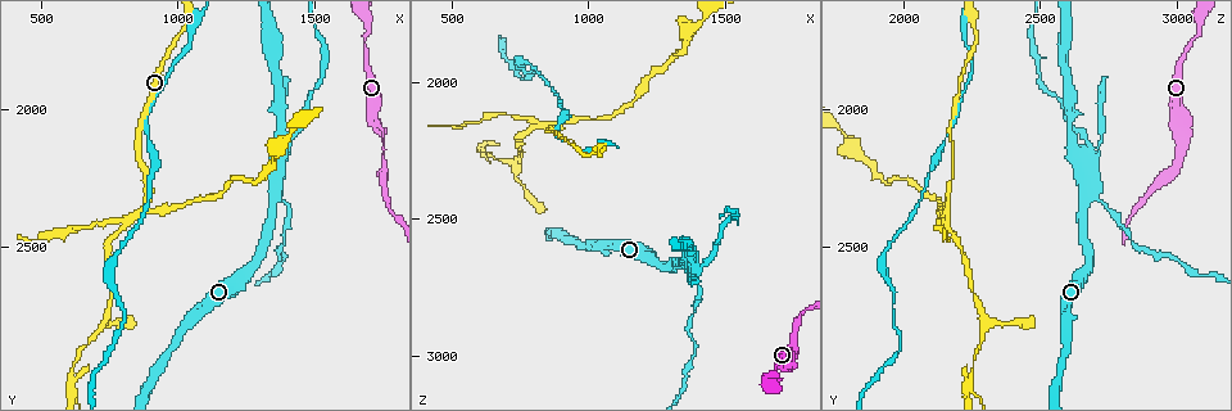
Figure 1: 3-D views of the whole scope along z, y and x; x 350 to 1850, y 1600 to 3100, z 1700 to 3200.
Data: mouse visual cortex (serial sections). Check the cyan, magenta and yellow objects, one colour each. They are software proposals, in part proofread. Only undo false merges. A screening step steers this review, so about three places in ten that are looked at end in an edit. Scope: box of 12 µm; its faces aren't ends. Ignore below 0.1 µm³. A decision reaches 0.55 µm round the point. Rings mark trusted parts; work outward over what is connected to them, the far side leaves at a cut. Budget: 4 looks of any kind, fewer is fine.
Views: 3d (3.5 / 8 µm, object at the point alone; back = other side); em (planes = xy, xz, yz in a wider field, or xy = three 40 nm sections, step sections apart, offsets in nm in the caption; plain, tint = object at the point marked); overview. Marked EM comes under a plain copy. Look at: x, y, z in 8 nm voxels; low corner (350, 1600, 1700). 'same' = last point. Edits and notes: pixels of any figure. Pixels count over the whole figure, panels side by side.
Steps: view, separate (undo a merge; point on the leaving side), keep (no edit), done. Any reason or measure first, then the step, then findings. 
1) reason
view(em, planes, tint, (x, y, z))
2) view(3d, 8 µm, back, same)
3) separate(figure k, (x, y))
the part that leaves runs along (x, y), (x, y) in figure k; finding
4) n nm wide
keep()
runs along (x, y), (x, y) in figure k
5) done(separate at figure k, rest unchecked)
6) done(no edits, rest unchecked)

a fork
view(3d, 3.5 µm, (900, 2330, 2160))

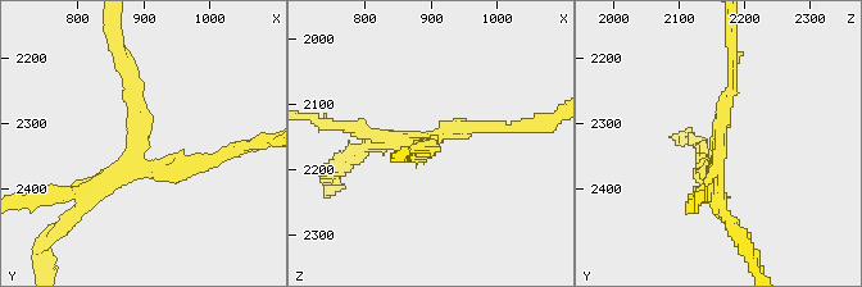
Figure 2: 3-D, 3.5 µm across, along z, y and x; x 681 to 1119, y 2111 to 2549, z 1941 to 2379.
view(em, planes, tint, (890, 2340, 2165))

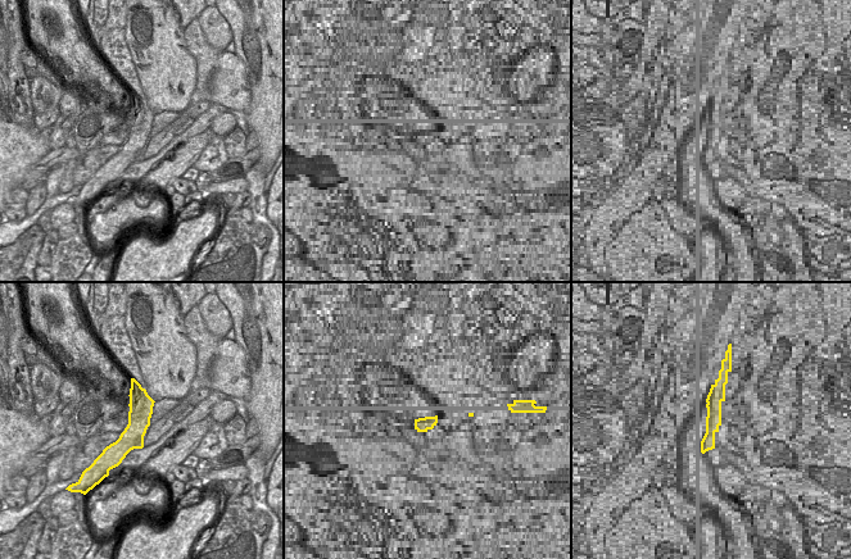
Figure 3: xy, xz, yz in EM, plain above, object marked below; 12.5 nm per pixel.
3 arms; arms of 150, 150, 200 nm
separate(figure 2, (462, 128))
the part that leaves runs along (143, 127), (139, 158), (154, 169), (226, 154) in figure 2; two cells meet here

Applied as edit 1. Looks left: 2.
calibre changes
view(3d, 3.5 µm, (1760, 2120, 3010))

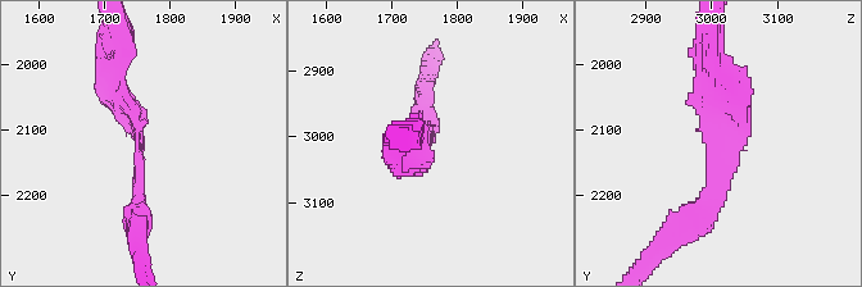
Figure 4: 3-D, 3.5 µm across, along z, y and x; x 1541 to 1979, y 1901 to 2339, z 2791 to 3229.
arms of 200, 300 nm; need the tissue
view(em, planes, tint, (1745, 2130, 3015))

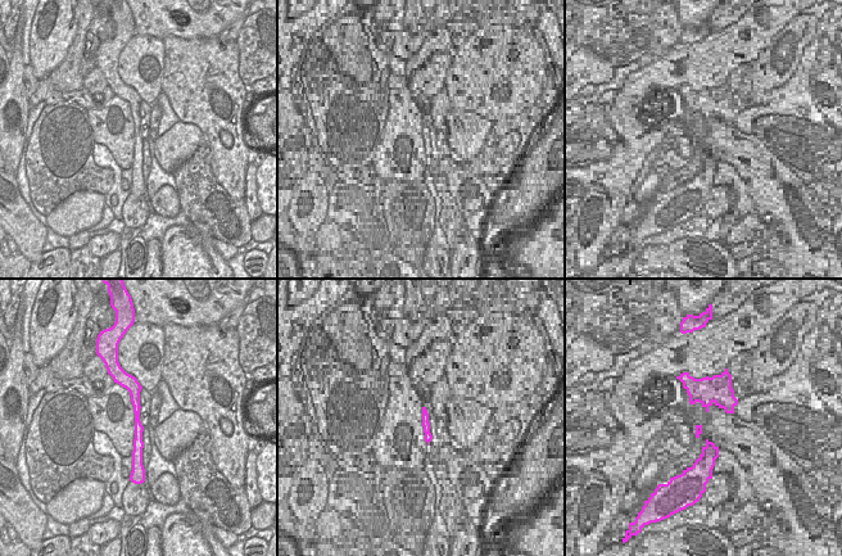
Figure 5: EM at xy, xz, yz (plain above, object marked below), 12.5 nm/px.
keep()
one cell here

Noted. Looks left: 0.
done(separate at figure 2, rest unchecked)

